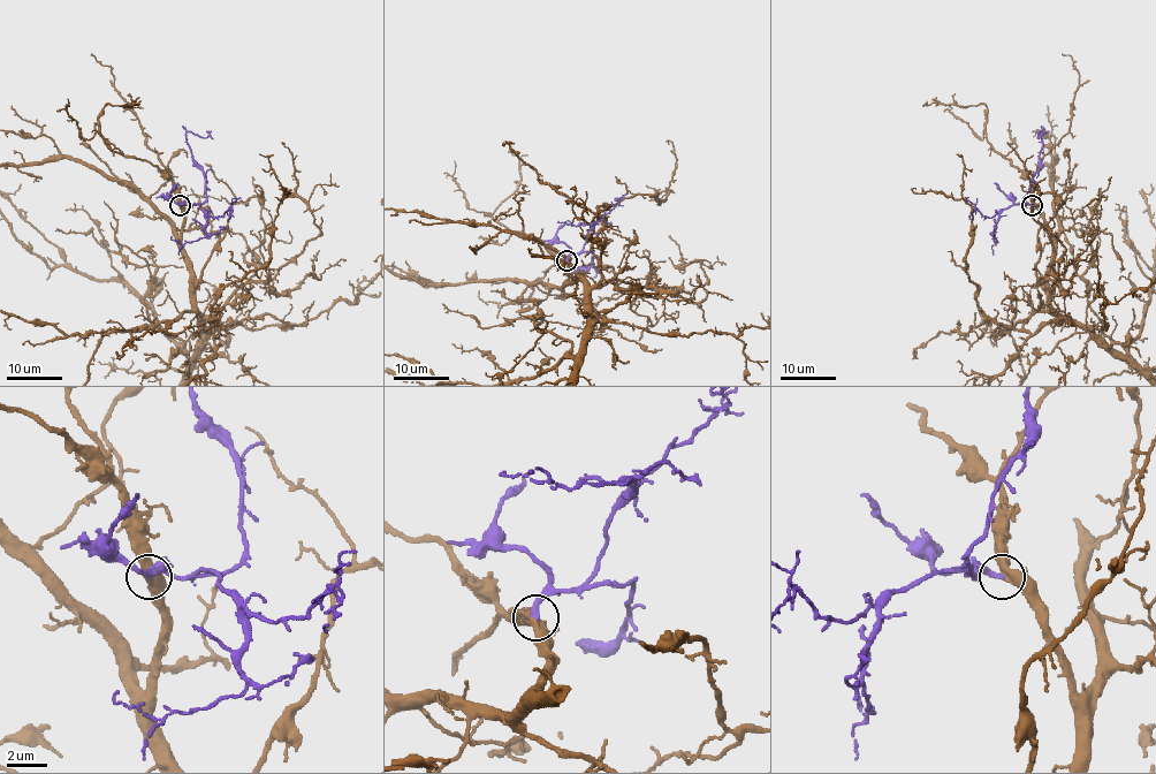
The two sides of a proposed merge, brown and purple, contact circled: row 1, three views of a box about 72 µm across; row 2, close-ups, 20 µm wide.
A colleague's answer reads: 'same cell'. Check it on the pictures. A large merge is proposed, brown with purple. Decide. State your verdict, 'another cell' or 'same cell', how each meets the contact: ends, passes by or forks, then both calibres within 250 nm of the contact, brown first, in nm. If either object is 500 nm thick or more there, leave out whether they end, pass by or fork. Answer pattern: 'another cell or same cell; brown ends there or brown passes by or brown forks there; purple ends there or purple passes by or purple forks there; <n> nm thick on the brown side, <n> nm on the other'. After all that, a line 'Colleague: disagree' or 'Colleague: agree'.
same cell; brown passes by; purple ends there; 440 nm thick on the brown side, 300 nm on the other
Colleague: agree

